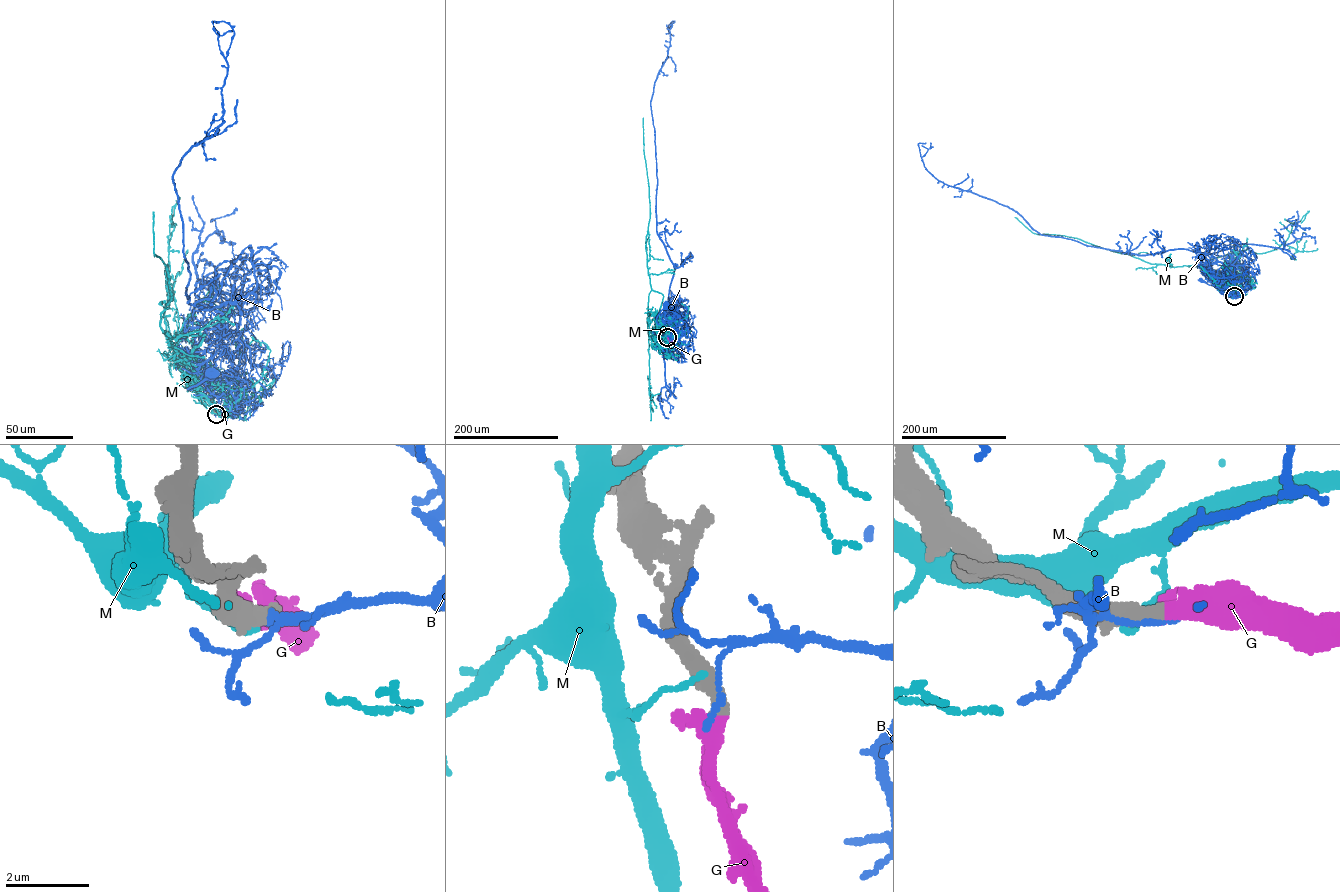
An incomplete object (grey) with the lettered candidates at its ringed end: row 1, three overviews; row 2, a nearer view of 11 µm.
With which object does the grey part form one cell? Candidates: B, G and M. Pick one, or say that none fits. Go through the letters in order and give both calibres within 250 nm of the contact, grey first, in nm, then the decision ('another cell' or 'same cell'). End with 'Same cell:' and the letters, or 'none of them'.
B: calibres 480 and 180 nm; another cell
G: calibres 360 and 480 nm; same cell
M: calibres 550 and 120 nm; another cell
Same cell: G

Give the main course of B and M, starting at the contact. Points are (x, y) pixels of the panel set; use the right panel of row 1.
B: (1234, 296), (1226, 290), (1223, 278), (1224, 264), (1227, 263), (1220, 286), (1200, 280)
M: (1233, 296), (1223, 291), (1220, 278), (1208, 270), (1193, 265), (1151, 264), (1076, 238), (1036, 234), (1015, 217)

